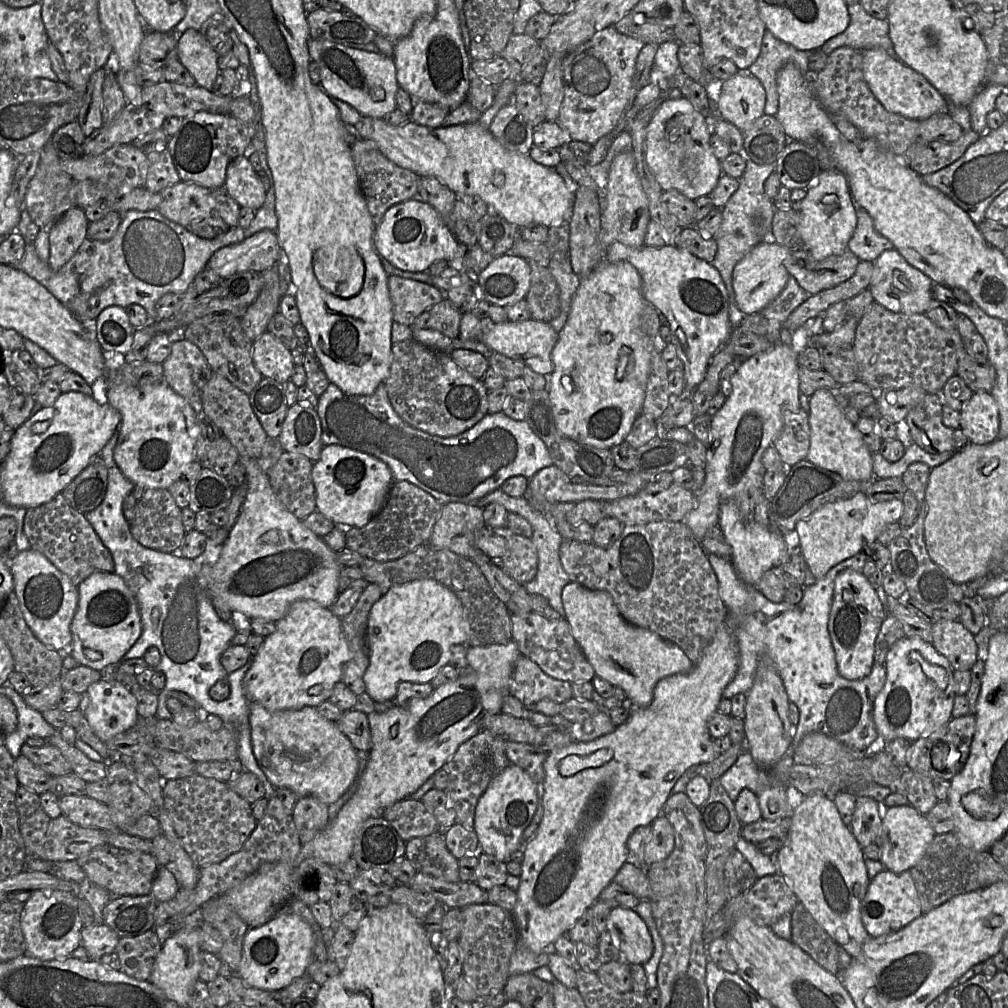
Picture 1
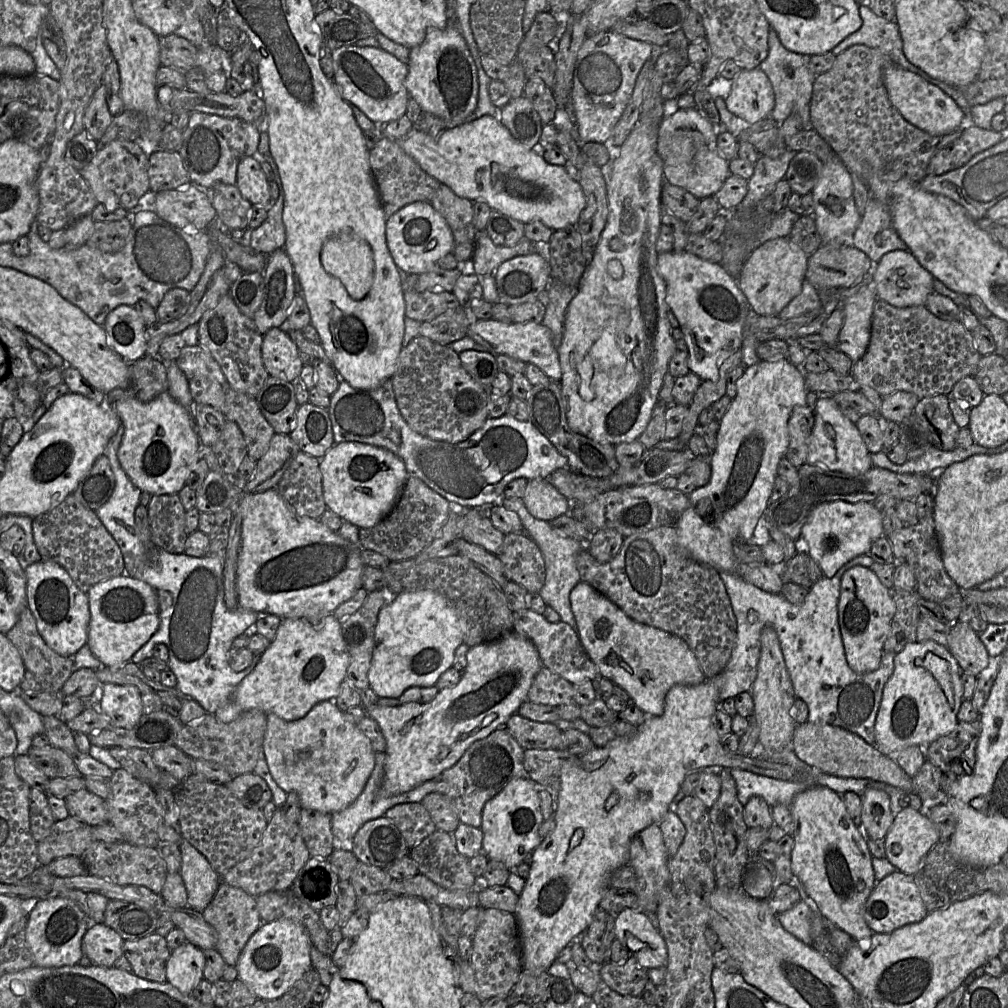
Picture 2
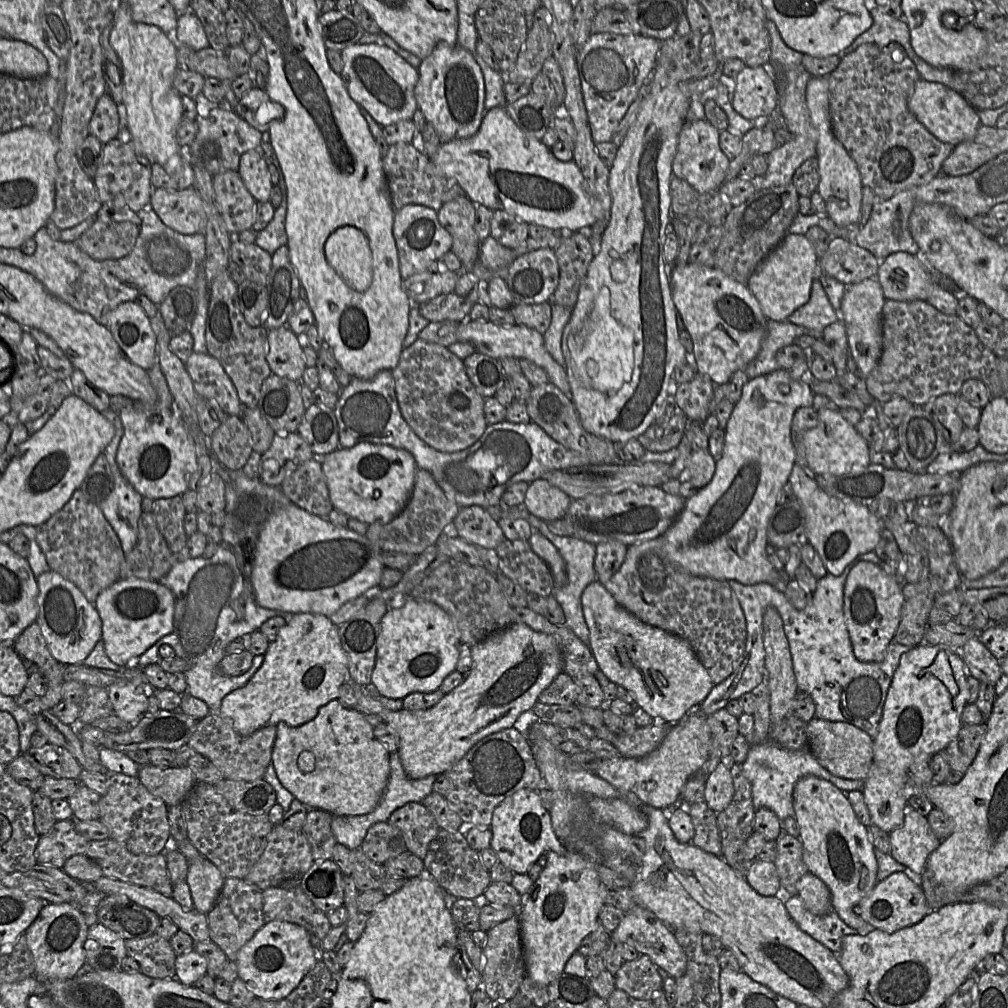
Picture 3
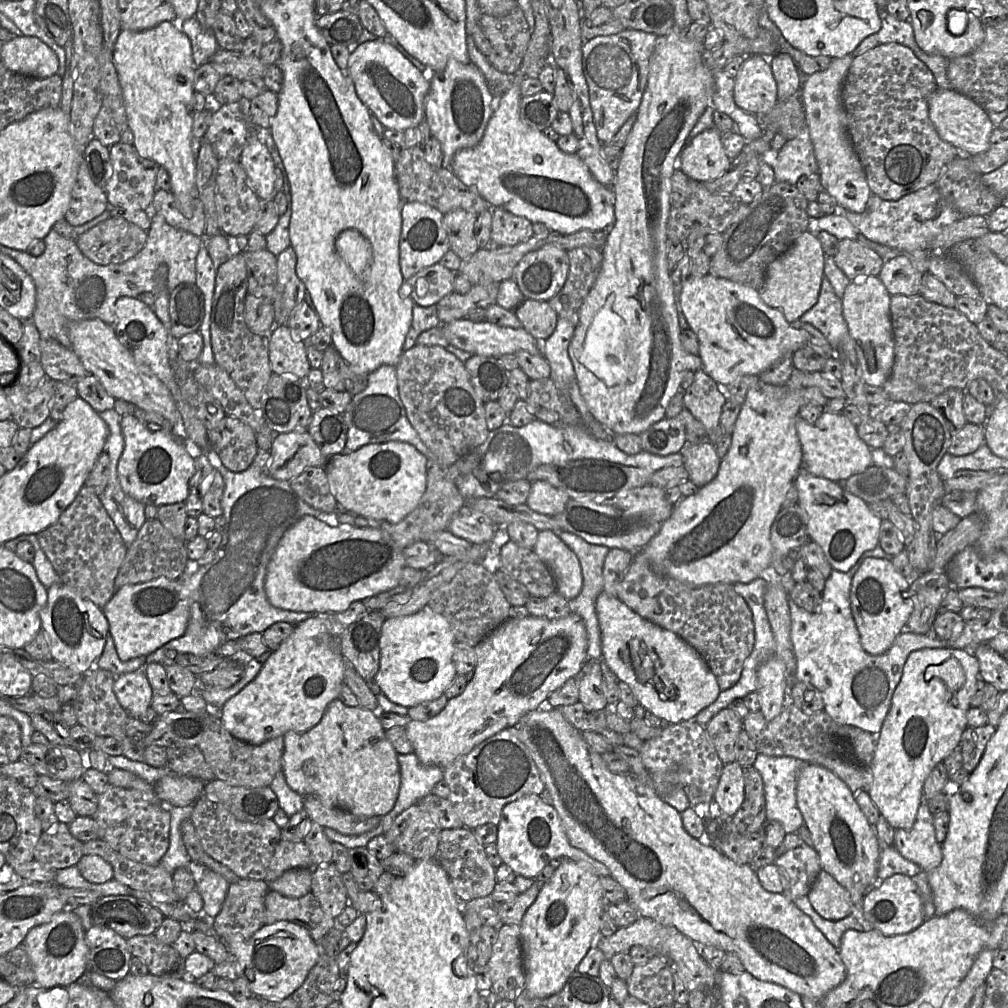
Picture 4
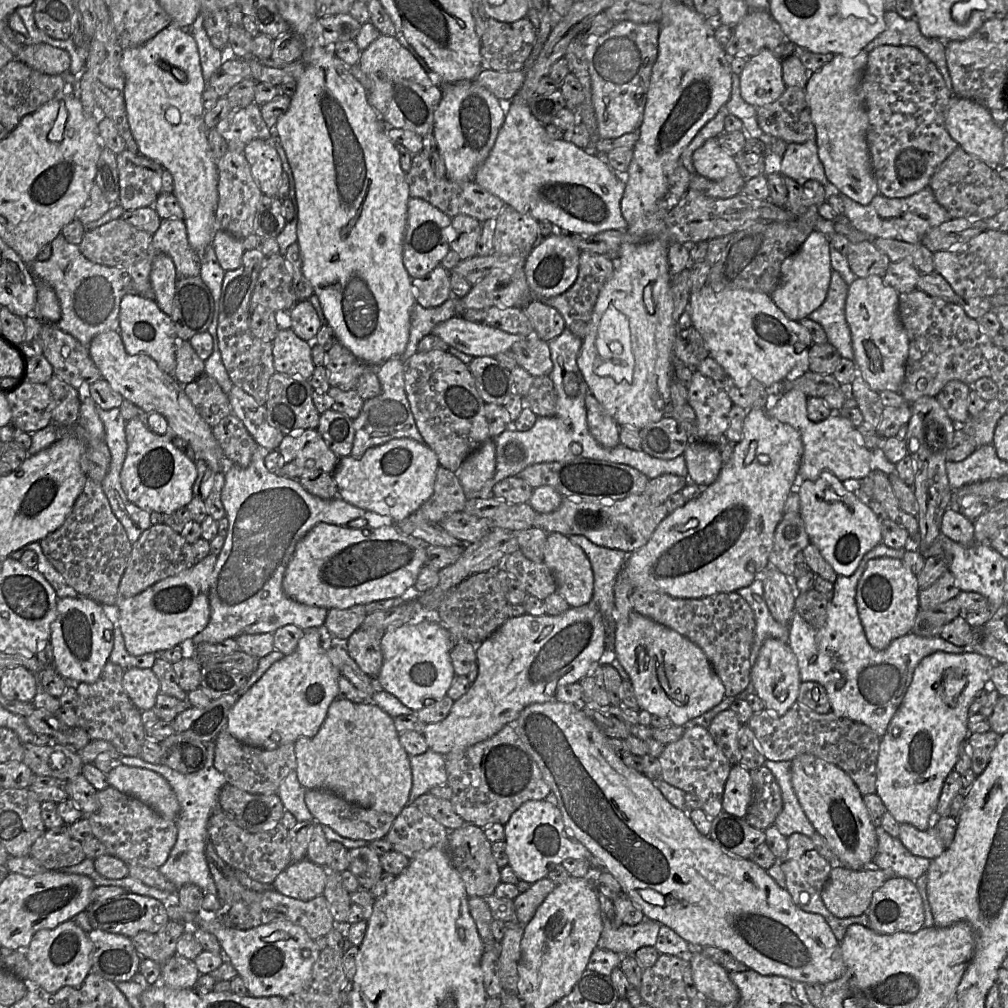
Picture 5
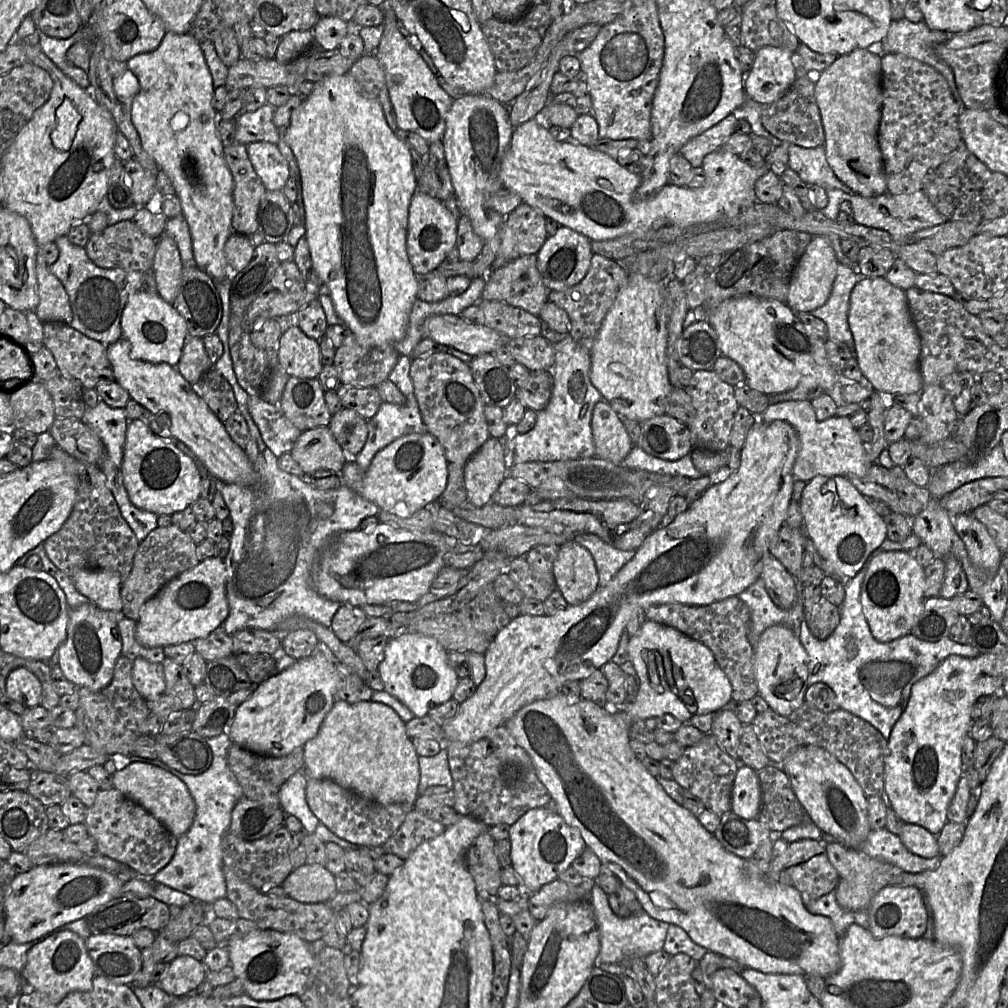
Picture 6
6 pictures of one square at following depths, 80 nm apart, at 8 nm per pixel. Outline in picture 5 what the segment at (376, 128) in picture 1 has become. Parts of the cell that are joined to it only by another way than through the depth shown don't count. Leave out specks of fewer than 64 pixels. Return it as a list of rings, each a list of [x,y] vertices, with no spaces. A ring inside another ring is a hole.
[[[519,95],[509,101],[504,122],[498,132],[495,144],[490,151],[487,159],[477,167],[474,172],[473,180],[479,186],[485,188],[491,194],[499,197],[506,206],[510,206],[523,214],[529,214],[538,221],[549,221],[557,227],[560,232],[568,234],[579,234],[579,235],[592,235],[607,230],[625,230],[627,228],[627,222],[622,216],[620,202],[625,190],[625,176],[617,174],[607,163],[607,161],[601,155],[591,153],[589,150],[586,151],[575,146],[572,143],[564,140],[553,140],[549,138],[546,133],[545,126],[543,126],[530,112],[527,103],[519,98]]]

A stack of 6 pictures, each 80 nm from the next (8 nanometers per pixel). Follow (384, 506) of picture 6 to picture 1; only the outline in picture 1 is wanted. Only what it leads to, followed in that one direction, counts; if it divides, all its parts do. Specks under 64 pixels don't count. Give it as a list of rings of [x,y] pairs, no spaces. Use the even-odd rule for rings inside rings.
[[[339,445],[324,446],[319,460],[314,462],[312,479],[316,492],[316,511],[336,524],[336,528],[365,526],[383,507],[392,484],[392,473],[386,463],[366,453]]]

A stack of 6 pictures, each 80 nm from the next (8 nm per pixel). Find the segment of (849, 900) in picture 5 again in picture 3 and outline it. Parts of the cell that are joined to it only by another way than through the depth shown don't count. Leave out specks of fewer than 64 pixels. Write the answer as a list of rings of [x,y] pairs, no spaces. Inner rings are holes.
[[[811,873],[803,875],[796,883],[797,895],[805,907],[815,915],[824,915],[831,911],[831,894],[826,884]]]

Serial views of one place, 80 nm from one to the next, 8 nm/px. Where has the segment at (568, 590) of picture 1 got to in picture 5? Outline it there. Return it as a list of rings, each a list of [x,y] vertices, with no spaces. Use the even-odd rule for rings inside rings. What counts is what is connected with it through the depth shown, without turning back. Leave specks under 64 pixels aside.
[[[634,610],[627,623],[616,621],[614,651],[633,685],[640,710],[668,717],[672,725],[685,726],[726,696],[721,679],[697,644]]]

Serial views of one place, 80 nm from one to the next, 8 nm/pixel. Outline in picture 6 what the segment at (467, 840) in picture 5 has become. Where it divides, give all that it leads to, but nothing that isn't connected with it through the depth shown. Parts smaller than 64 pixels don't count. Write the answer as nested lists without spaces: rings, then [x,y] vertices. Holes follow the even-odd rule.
[[[488,832],[480,834],[465,852],[465,865],[479,898],[496,898],[501,883],[501,866],[495,855],[495,840]]]

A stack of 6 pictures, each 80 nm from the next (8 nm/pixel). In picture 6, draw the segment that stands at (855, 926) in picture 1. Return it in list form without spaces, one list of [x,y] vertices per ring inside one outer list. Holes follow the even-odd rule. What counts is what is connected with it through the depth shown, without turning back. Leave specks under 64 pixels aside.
[[[815,745],[800,747],[783,764],[791,788],[811,821],[834,841],[860,849],[871,831],[867,796],[850,770],[827,750]]]

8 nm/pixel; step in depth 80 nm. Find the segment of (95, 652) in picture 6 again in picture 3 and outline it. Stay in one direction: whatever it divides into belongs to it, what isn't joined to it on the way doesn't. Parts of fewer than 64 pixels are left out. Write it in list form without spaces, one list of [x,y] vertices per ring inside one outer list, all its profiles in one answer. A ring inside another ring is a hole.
[[[50,570],[37,577],[37,623],[52,656],[64,665],[83,664],[102,636],[101,618],[83,593],[59,573]]]

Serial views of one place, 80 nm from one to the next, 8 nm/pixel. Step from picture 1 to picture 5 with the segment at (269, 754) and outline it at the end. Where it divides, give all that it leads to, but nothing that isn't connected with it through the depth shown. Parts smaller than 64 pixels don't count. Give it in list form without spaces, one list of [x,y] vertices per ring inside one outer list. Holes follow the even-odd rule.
[[[334,699],[318,733],[294,743],[295,772],[307,790],[332,792],[346,801],[397,816],[408,804],[412,787],[410,756],[399,741],[393,717],[373,703]]]

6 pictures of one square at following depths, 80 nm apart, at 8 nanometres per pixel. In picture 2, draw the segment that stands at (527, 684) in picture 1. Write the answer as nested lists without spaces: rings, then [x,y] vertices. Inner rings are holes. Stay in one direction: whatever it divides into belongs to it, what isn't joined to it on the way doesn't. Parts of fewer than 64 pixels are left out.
[[[542,666],[528,691],[527,700],[557,707],[573,703],[574,694],[575,687],[572,683]]]

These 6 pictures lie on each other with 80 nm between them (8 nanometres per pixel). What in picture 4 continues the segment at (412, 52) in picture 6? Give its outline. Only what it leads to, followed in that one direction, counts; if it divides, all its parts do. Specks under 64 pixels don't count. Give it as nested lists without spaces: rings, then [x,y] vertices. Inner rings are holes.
[[[375,40],[359,45],[350,53],[346,72],[354,83],[358,98],[385,128],[417,128],[426,121],[425,98],[429,82],[389,43]]]

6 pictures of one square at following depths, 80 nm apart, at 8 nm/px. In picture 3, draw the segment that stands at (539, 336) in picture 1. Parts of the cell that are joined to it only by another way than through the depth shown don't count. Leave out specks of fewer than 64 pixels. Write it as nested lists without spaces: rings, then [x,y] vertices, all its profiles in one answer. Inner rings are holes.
[[[465,320],[459,322],[457,342],[467,342],[474,346],[476,352],[492,358],[511,357],[528,359],[545,370],[549,381],[556,385],[571,399],[571,389],[564,367],[560,366],[548,353],[544,346],[543,334],[524,325],[499,325],[490,320],[486,322]]]

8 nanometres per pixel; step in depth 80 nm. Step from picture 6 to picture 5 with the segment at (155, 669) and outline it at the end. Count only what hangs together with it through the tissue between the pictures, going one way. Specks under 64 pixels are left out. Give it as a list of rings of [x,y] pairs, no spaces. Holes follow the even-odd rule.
[[[131,668],[126,670],[122,685],[131,702],[140,711],[152,709],[160,693],[159,681],[152,669]]]

